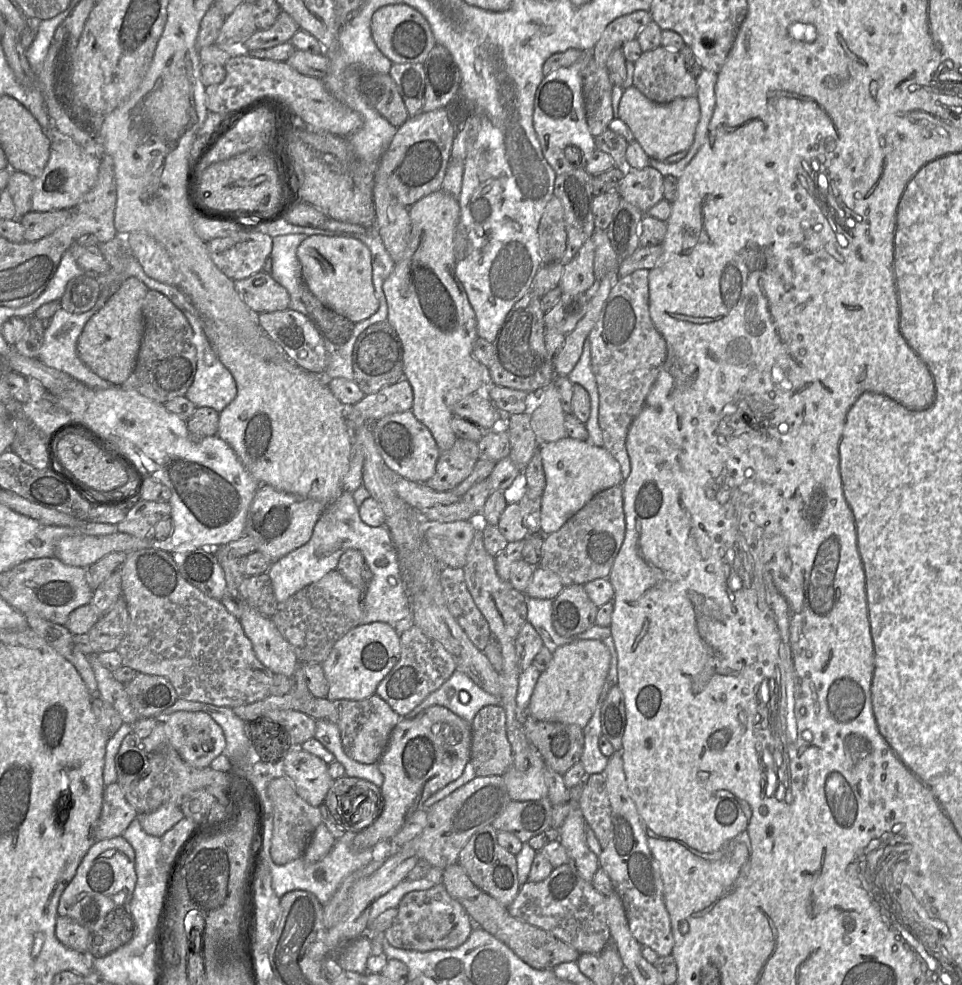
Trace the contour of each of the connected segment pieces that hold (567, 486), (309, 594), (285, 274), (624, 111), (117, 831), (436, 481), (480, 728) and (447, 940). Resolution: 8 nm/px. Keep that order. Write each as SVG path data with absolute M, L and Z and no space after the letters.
M570 437L539 445L546 479L541 503L541 533L545 536L557 531L595 494L624 481L620 464L603 446Z
M335 569L278 603L276 613L270 618L292 646L299 662L322 663L333 645L350 629L360 625L363 617L364 592L351 585Z
M305 234L272 237L271 275L289 292L291 298L289 308L302 313L312 321L312 316L302 300L304 281L297 258L297 248L306 238Z
M632 85L624 89L618 118L629 127L649 158L664 161L673 154L688 150L693 144L700 119L700 106L696 96L677 98L669 103L655 103Z
M114 782L107 785L103 793L102 812L95 831L96 841L122 836L137 815L119 784Z
M457 438L451 449L441 453L434 476L425 484L439 492L453 490L471 474L479 455L477 442Z
M501 705L481 708L471 724L471 757L476 777L502 776L513 767L506 733L506 713Z
M444 885L407 893L400 901L398 914L392 925L383 933L386 940L395 948L427 952L449 950L467 941L476 926L464 907L453 899Z

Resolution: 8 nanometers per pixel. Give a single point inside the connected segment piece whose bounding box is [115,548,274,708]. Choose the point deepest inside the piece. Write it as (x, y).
(175, 630)

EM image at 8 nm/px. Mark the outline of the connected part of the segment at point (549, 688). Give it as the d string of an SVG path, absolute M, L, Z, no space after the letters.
M597 639L578 640L557 647L553 652L549 666L541 672L534 687L528 705L529 715L542 721L575 724L584 728L595 711L609 672L610 663L611 654L608 647Z

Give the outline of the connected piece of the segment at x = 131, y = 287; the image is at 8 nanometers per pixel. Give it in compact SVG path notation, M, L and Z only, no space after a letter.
M129 277L104 307L90 318L79 336L79 358L99 377L114 385L122 385L136 367L145 330L143 304L148 291L149 288L138 278Z

